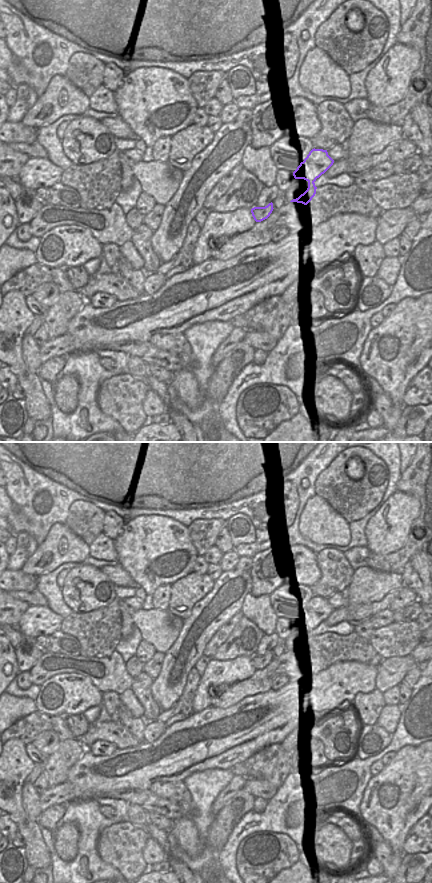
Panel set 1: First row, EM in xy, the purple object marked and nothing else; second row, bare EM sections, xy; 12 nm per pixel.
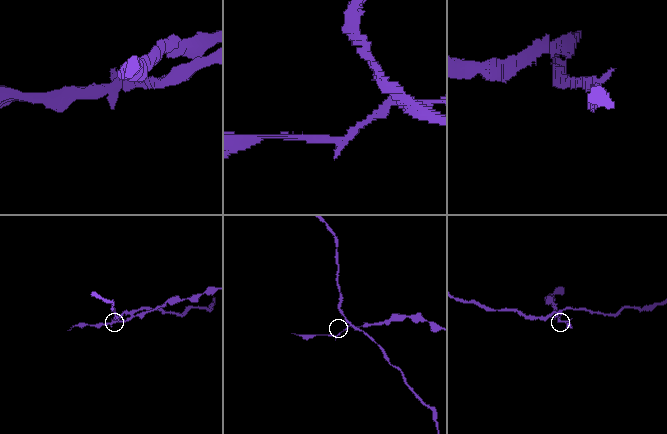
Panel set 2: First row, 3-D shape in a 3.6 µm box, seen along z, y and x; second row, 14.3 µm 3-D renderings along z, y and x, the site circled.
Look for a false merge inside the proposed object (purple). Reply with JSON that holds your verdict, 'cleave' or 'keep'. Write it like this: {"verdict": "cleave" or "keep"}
{"verdict": "cleave"}

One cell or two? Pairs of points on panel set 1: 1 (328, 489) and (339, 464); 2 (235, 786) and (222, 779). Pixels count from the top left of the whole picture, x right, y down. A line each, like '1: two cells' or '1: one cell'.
1: one cell
2: two cells

